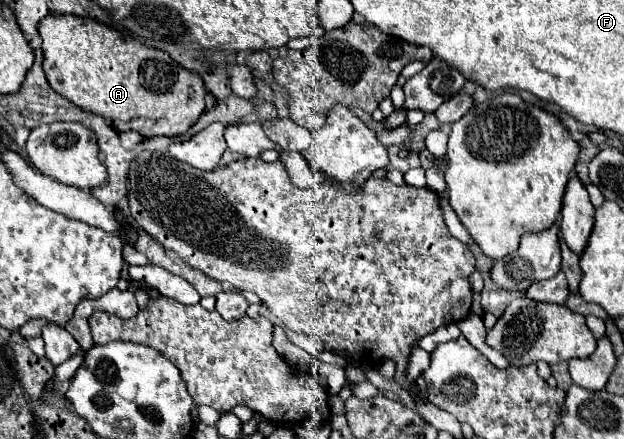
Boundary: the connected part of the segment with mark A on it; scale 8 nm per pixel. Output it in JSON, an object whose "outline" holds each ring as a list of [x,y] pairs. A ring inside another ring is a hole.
{"outline":[[[45,16],[39,24],[45,74],[55,92],[81,110],[103,116],[117,132],[135,130],[145,138],[181,136],[205,110],[201,76],[181,68],[157,48],[125,38],[111,26],[83,16]]]}

